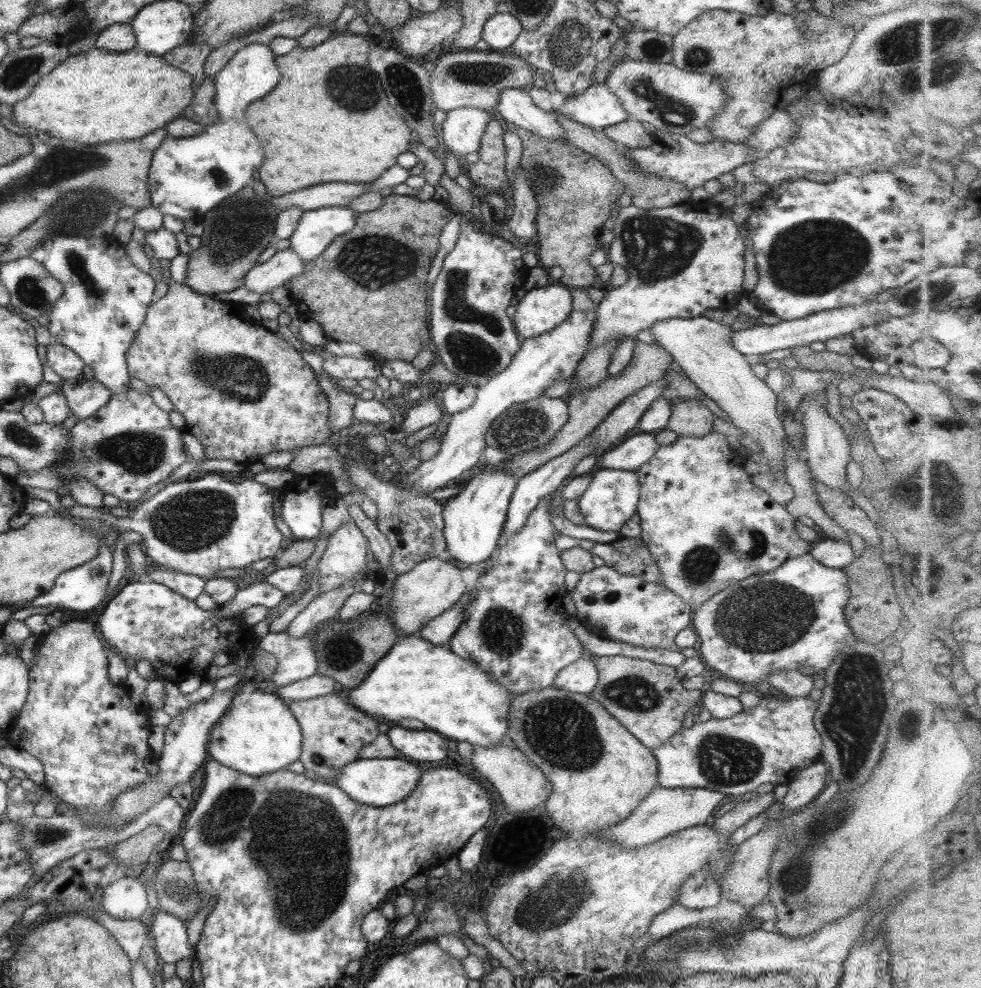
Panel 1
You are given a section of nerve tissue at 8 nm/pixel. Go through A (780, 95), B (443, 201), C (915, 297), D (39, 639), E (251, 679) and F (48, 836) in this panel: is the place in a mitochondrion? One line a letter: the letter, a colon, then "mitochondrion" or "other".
A: other
B: other
C: mitochondrion
D: other
E: other
F: mitochondrion

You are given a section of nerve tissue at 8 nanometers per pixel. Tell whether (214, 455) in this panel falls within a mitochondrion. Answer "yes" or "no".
no

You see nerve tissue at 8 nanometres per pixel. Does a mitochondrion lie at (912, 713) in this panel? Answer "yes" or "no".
yes

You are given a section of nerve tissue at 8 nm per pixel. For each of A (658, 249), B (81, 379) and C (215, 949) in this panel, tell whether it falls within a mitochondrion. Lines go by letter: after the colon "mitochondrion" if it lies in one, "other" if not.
A: mitochondrion
B: other
C: other

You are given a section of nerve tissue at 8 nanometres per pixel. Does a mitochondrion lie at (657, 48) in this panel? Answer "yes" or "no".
yes

